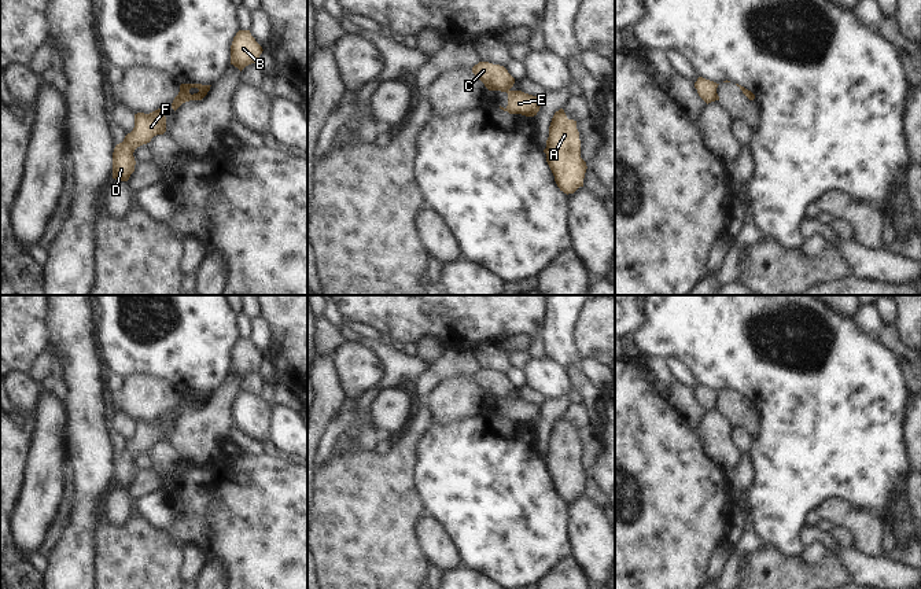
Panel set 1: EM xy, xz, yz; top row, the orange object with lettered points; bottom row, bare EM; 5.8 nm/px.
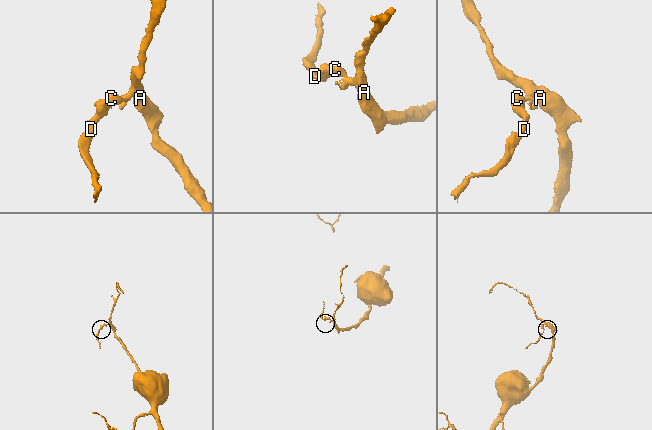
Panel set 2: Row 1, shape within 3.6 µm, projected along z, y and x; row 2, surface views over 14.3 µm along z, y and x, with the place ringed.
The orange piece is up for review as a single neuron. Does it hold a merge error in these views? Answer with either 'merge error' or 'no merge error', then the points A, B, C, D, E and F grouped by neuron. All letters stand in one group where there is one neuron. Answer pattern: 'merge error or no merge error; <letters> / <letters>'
merge error; A B E / C D F

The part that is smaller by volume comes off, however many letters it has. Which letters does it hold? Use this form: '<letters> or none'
C, D, F

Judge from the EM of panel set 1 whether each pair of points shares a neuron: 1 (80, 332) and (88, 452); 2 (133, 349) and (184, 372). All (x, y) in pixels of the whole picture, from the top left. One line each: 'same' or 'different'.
1: same
2: same

